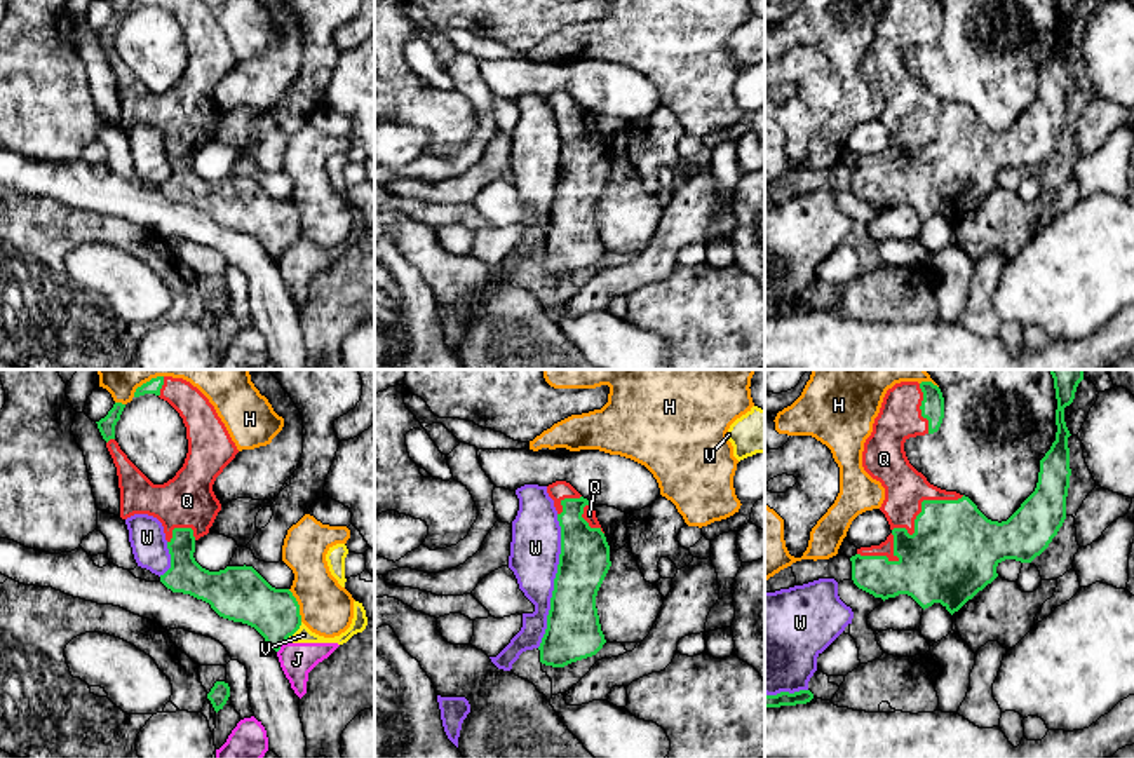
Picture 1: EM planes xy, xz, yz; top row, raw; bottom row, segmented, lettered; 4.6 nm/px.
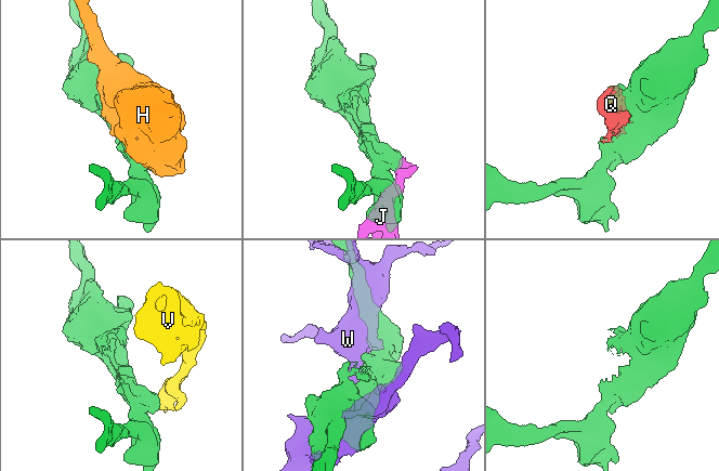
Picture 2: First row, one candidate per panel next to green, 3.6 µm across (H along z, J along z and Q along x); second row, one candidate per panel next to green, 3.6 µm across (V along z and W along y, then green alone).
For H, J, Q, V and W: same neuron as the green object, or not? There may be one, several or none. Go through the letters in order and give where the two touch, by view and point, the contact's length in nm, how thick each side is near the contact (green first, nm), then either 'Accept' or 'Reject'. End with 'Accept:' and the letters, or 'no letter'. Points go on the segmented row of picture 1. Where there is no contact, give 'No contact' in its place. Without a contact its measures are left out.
H: Touches green at xy (298, 605). Shared border 170 nm. Thickness 240 nm (green) against 240 nm. Reject
J: Touches green at xy (281, 645). Shared border 70 nm. Thickness 220 nm (green) against 160 nm. Reject
Q: Touches green at yz (922, 507). Shared border 380 nm. Thickness 420 nm (green) against 190 nm. Accept
V: Touches green at xy (293, 633). Shared border 120 nm. Thickness 220 nm (green) against 80 nm. Reject
W: Touches green at xz (554, 581). Shared border 600 nm. Thickness 260 nm (green) against 240 nm. Reject
Accept: Q

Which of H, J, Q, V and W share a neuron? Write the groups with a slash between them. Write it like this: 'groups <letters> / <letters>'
groups H / J V / Q / W

